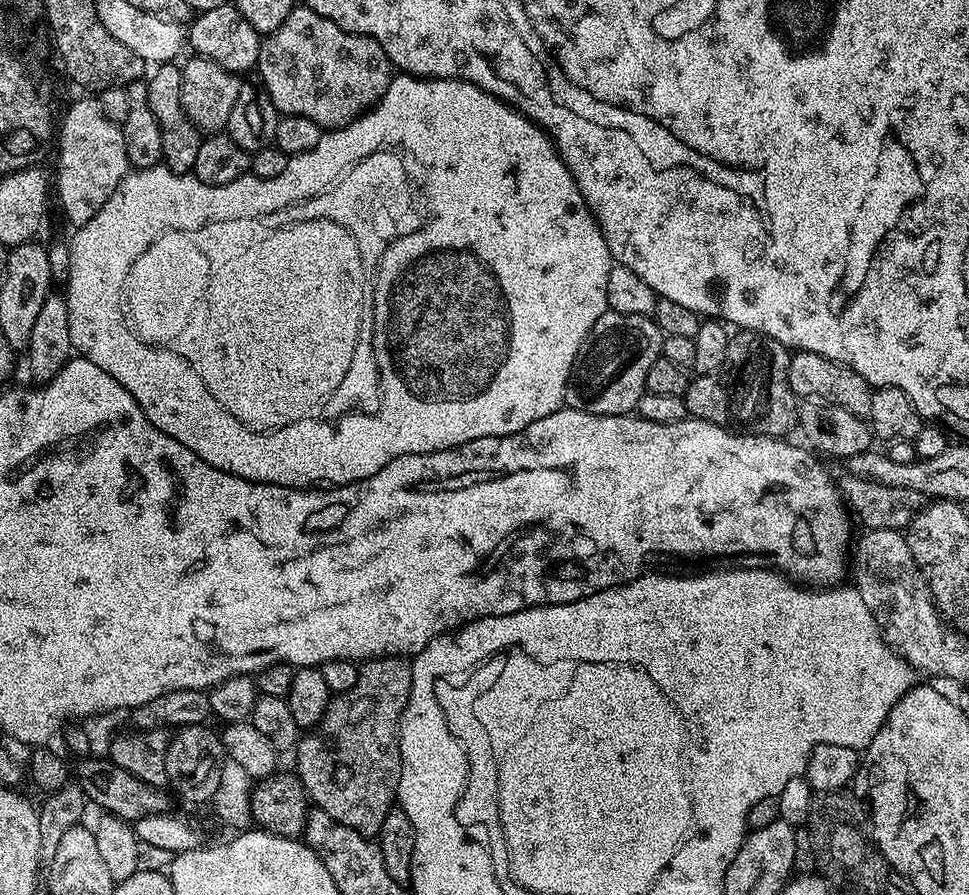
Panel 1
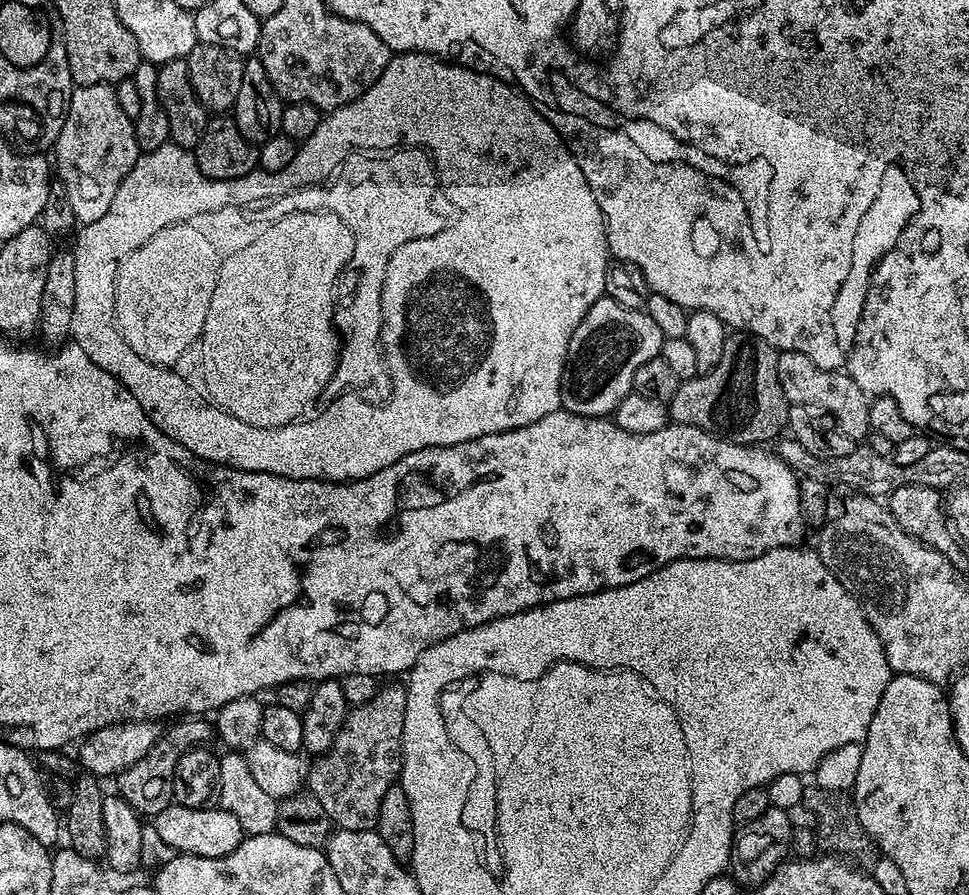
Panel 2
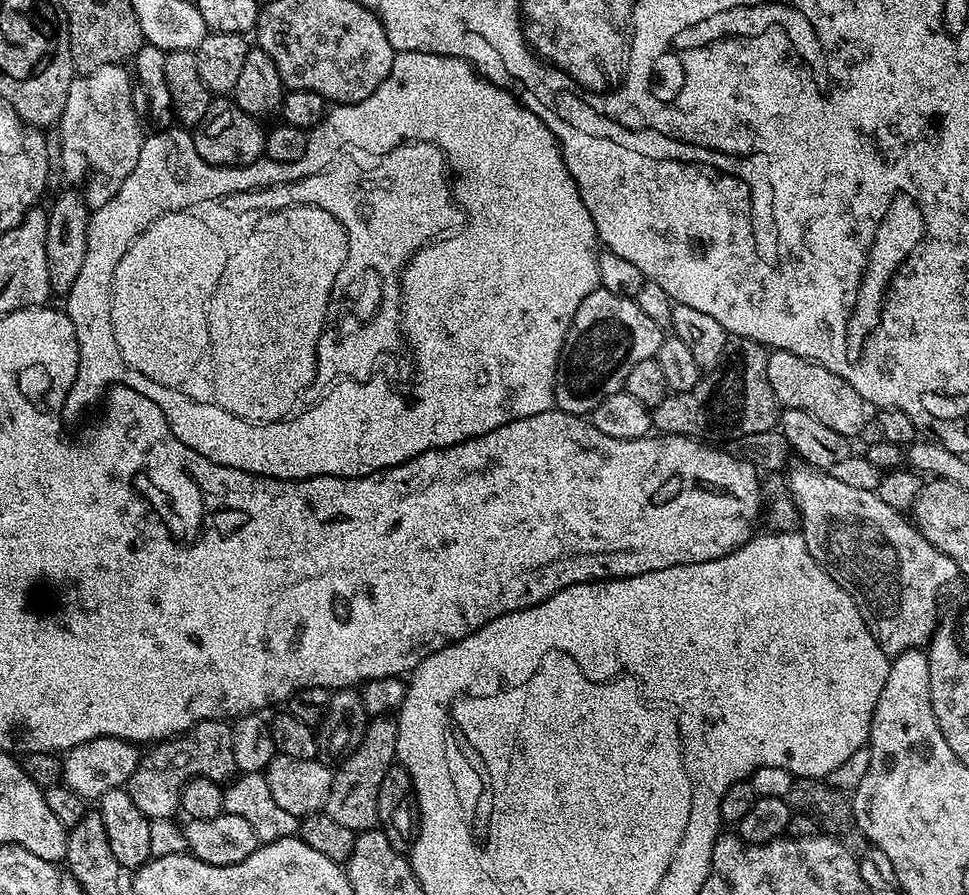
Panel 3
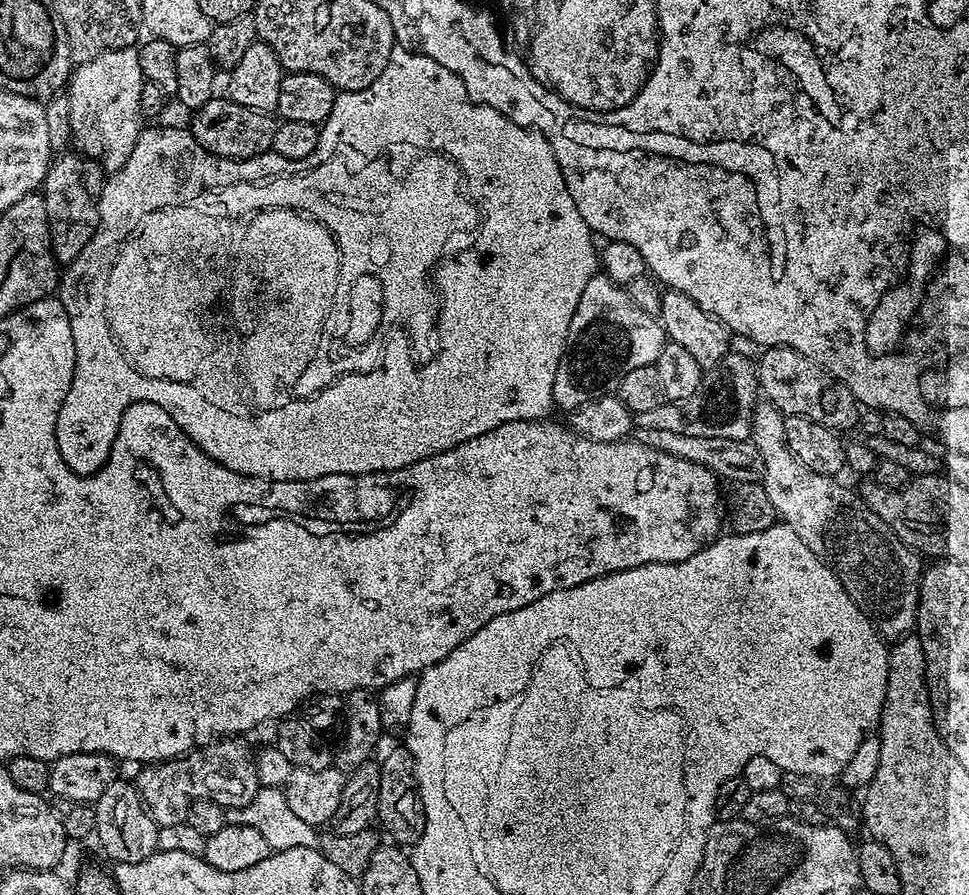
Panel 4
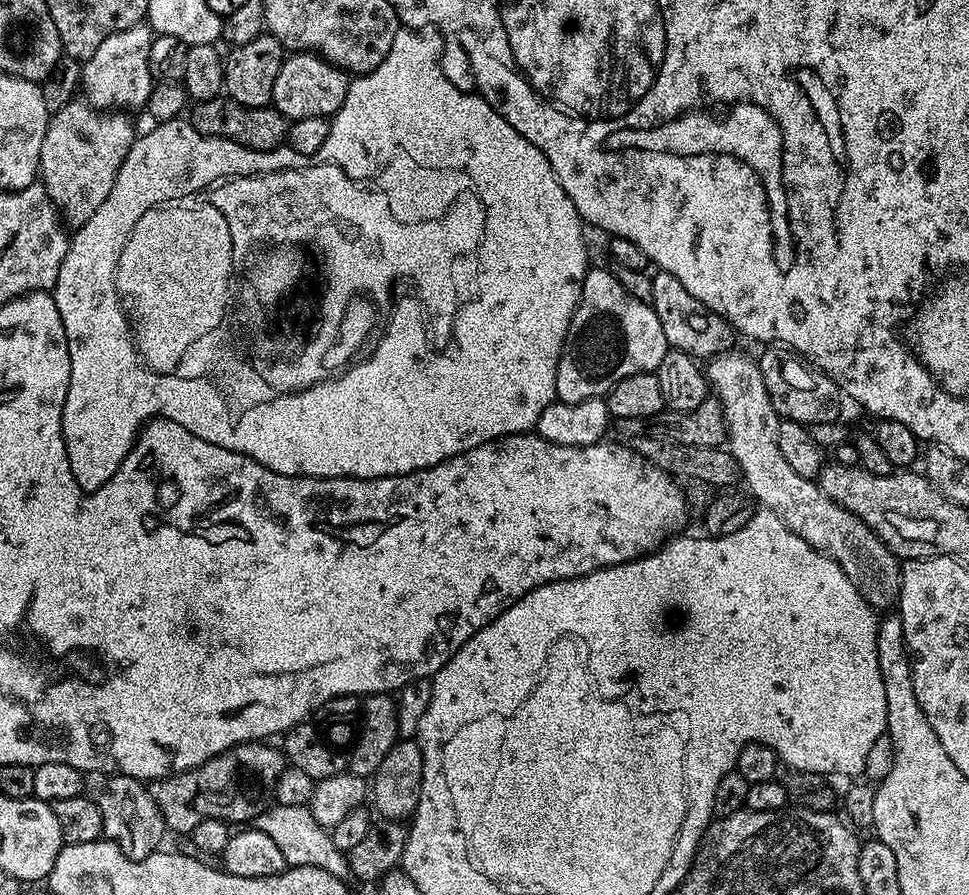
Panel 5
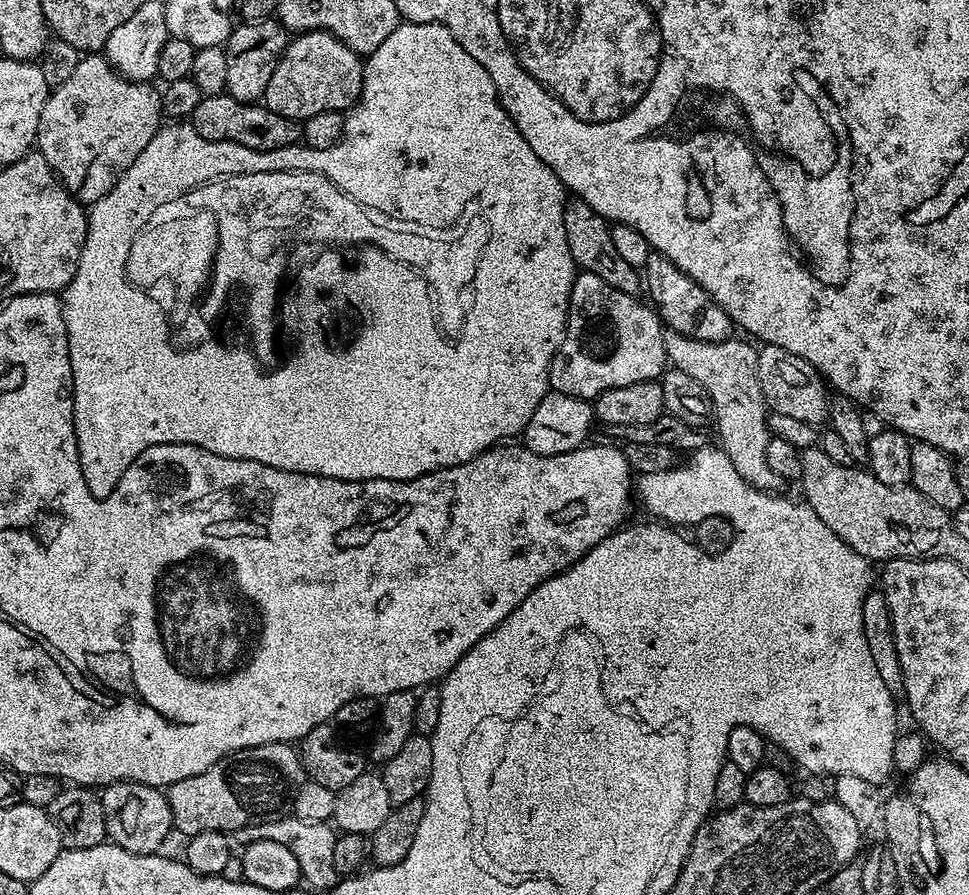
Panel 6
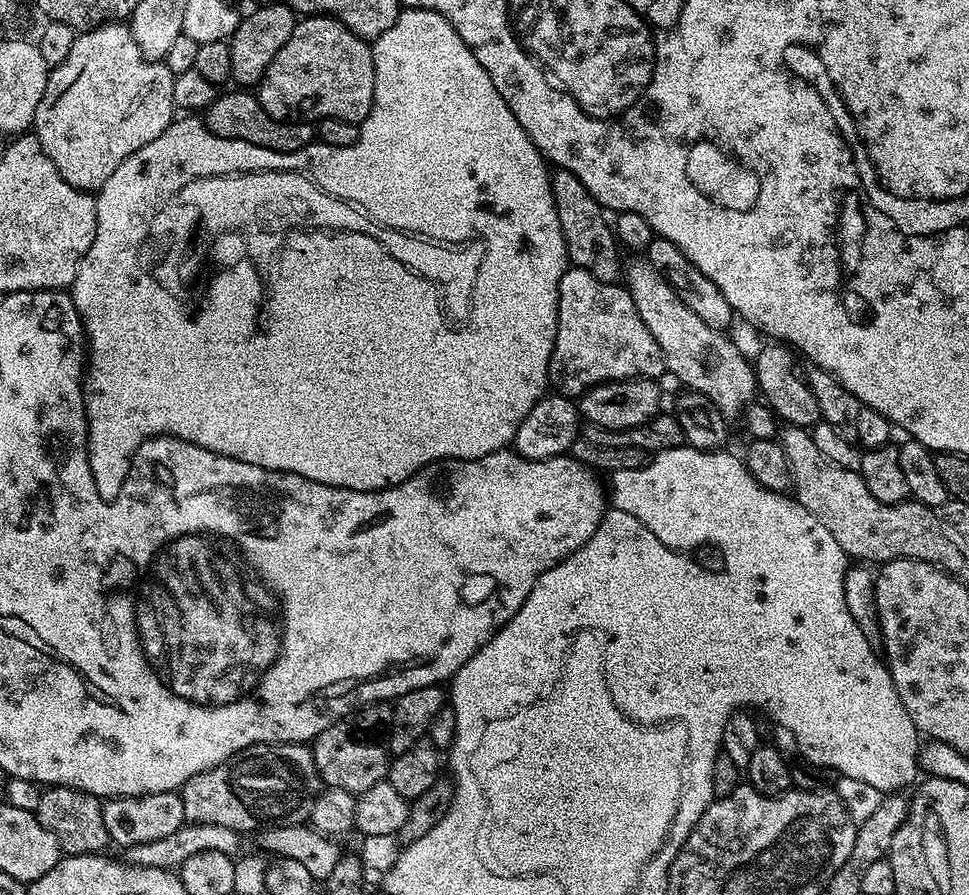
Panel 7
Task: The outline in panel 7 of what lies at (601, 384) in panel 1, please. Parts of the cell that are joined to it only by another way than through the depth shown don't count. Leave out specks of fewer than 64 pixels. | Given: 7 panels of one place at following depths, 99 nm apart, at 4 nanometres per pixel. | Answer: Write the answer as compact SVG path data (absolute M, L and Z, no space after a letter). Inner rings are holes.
M570 266L562 274L558 290L556 341L549 362L548 383L559 395L579 398L588 389L611 380L656 380L665 375L664 355L654 342L654 334L646 330L646 322L638 316L634 298L619 283L611 284L594 278L585 268Z

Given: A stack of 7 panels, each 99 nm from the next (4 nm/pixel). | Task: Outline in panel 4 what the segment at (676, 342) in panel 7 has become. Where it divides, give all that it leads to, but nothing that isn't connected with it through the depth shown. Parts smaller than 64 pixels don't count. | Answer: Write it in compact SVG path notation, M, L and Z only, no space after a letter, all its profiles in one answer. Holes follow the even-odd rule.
M767 402L756 405L756 412L752 415L751 441L761 451L765 463L765 474L762 483L769 494L770 501L777 517L810 546L813 554L820 557L829 565L842 582L846 594L852 596L852 601L867 614L872 625L875 626L881 637L895 642L901 636L907 636L915 629L918 598L920 597L920 577L922 575L921 557L894 534L894 530L865 502L859 491L851 492L841 481L834 476L823 476L796 460L796 456L786 446L786 430L784 416L776 411L775 406Z

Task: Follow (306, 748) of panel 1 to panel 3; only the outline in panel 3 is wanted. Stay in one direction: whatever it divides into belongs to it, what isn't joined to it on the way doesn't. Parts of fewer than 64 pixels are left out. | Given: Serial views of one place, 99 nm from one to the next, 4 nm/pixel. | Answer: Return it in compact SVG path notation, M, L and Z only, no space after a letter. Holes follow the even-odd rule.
M376 718L371 721L358 746L333 771L332 785L328 795L326 811L334 822L346 826L354 833L366 832L377 827L378 789L382 787L382 778L386 778L386 770L390 770L396 760L396 722L392 718Z

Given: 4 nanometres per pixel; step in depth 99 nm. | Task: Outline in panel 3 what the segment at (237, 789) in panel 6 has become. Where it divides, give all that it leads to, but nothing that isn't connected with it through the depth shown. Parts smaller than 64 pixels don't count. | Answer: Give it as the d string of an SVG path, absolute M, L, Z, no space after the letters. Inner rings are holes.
M227 719L203 720L181 736L153 743L141 755L126 785L130 798L134 798L134 806L138 806L149 820L172 818L180 807L180 795L195 776L205 776L217 782L231 781L238 772L232 729L233 725Z

